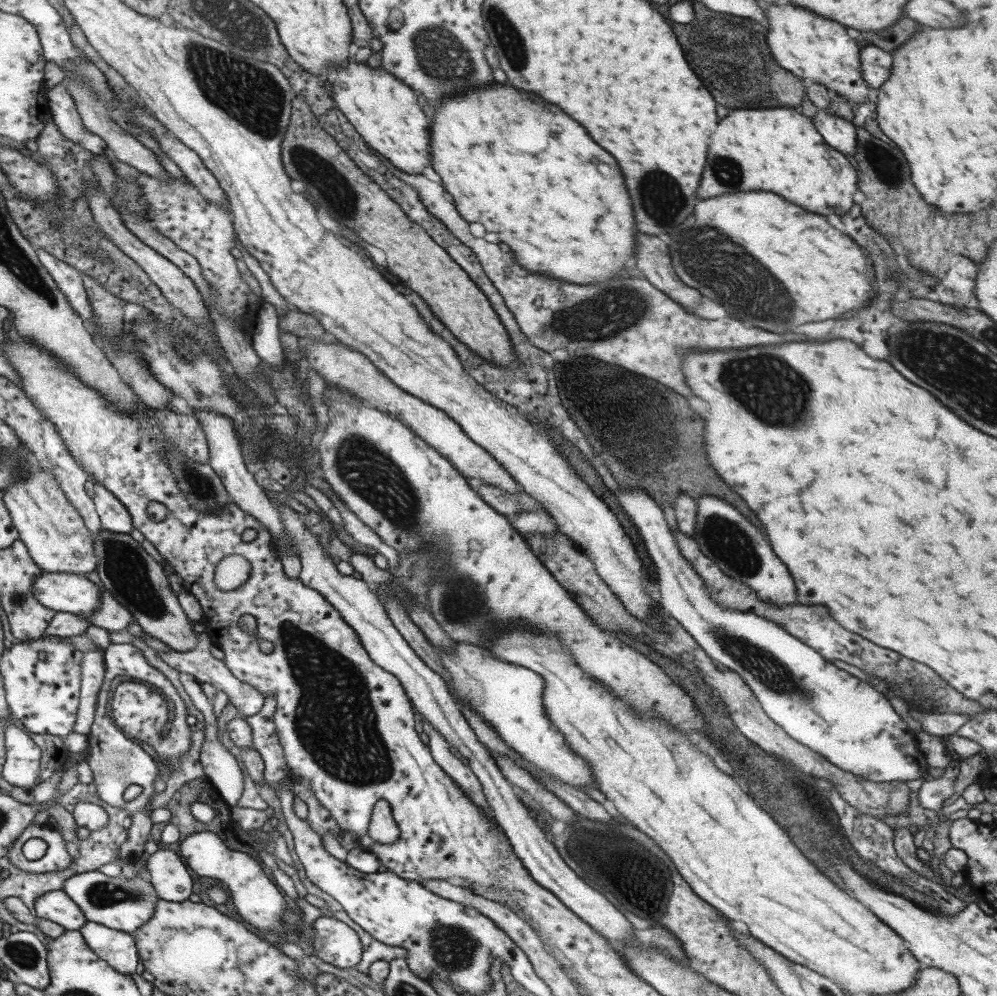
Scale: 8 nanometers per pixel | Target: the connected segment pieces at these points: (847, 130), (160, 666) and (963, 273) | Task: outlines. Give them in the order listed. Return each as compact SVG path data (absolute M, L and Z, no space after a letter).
M825 108L825 110L817 110L815 112L813 126L819 130L821 138L829 146L833 146L835 150L839 150L843 156L845 154L855 156L857 136L855 136L853 122L847 122L841 116L831 116L831 114L827 114L827 108Z
M121 630L121 632L109 632L109 636L111 636L111 644L133 644L135 648L139 648L139 650L143 652L145 660L147 660L147 662L149 662L153 668L157 668L161 674L165 674L165 676L169 678L169 682L175 686L175 690L179 692L181 700L185 702L185 710L187 710L187 716L193 716L193 718L195 718L199 724L203 722L203 714L199 714L199 712L195 710L195 706L191 704L189 696L183 692L183 686L179 684L179 676L177 676L179 672L177 672L173 666L165 664L165 660L163 660L163 658L159 658L159 654L157 654L153 648L145 646L141 638L137 638L137 636L131 636L127 630Z
M959 256L959 260L943 274L941 282L937 282L935 292L939 296L941 304L955 306L957 310L981 310L977 304L973 290L977 276L977 266L969 258Z

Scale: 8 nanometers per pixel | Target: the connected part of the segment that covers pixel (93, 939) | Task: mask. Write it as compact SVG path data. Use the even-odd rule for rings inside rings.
M85 922L79 932L97 958L105 960L117 972L131 976L133 972L141 970L137 960L137 946L127 932L113 930L97 922Z

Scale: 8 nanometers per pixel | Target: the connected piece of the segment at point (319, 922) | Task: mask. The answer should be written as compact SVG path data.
M335 916L317 918L313 922L315 956L337 968L353 968L361 960L361 942L355 932Z

